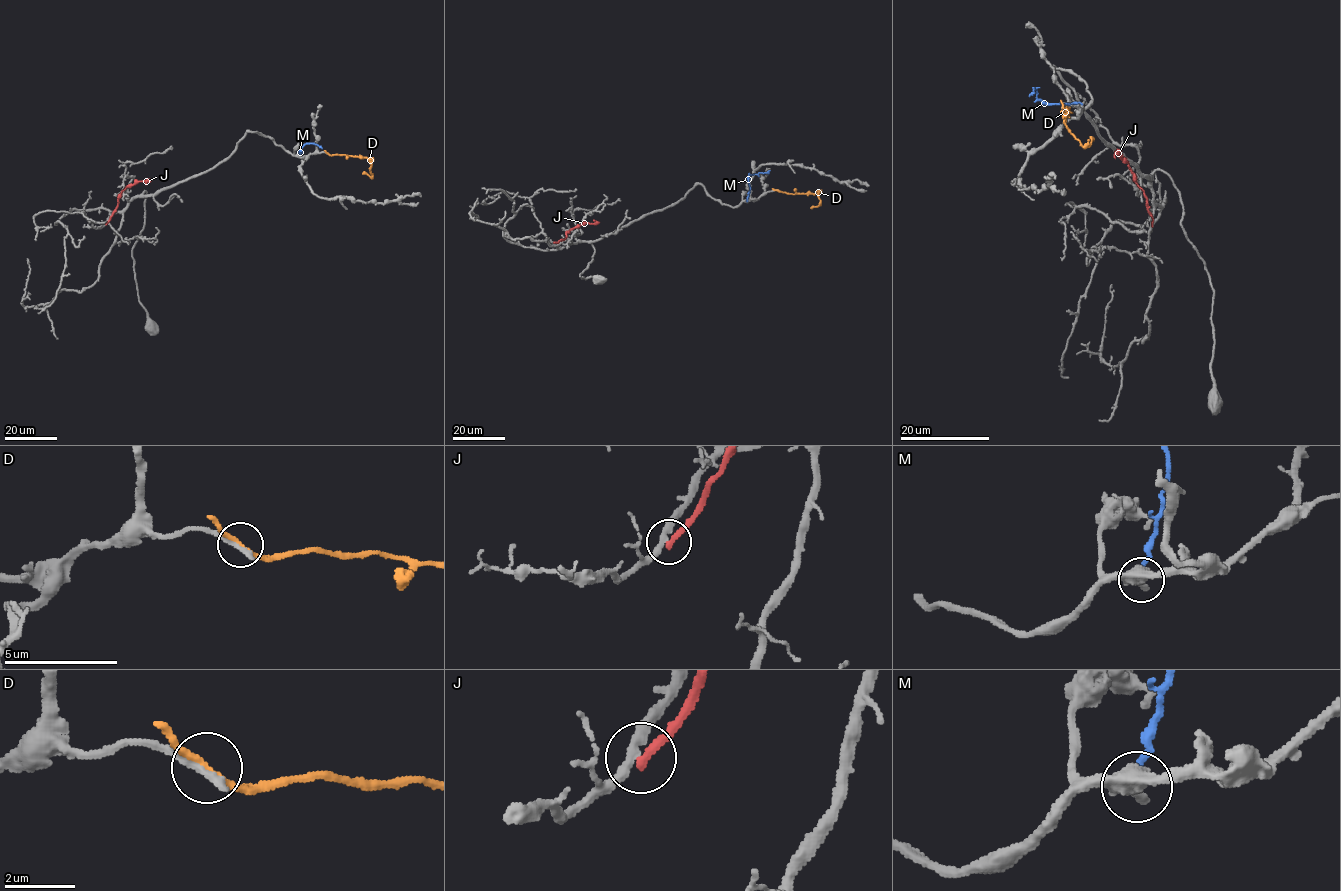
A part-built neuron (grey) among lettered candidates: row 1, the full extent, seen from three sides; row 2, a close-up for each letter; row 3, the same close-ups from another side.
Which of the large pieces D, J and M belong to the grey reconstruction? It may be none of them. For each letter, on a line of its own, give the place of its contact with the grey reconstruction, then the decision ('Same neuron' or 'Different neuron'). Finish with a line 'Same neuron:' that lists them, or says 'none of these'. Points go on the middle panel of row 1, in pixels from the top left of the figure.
D: Touches grey at (776, 190). Different neuron
J: Touches grey at (554, 242). Different neuron
M: Touches grey at (747, 201). Different neuron
Same neuron: none of these

